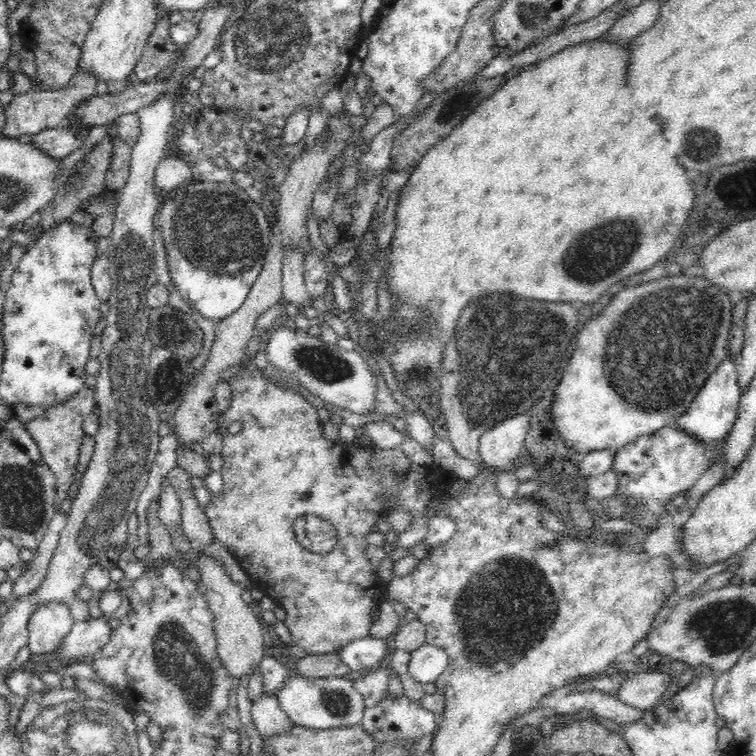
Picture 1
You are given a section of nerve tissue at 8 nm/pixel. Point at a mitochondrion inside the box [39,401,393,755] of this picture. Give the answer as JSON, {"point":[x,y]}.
{"point":[175,655]}

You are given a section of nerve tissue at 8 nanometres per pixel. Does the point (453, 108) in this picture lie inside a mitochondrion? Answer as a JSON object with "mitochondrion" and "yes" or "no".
{"mitochondrion":"yes"}

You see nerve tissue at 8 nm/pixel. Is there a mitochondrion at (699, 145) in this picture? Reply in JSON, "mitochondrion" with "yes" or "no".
{"mitochondrion":"yes"}

